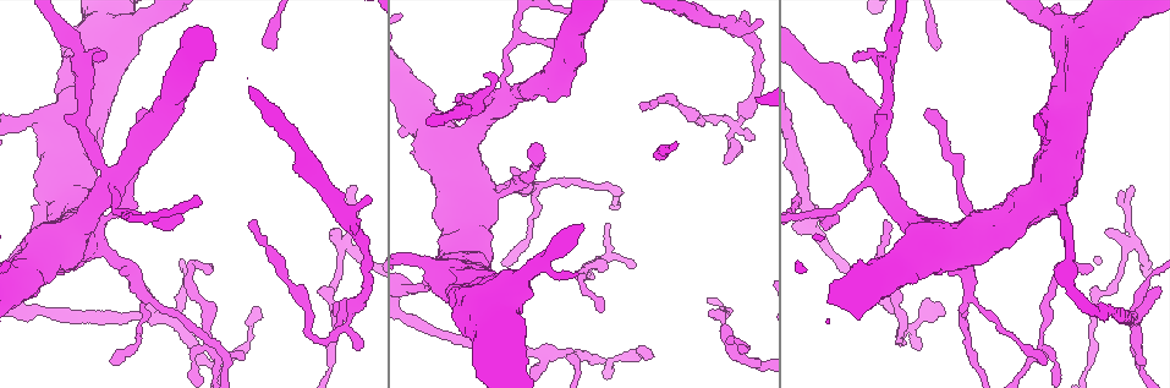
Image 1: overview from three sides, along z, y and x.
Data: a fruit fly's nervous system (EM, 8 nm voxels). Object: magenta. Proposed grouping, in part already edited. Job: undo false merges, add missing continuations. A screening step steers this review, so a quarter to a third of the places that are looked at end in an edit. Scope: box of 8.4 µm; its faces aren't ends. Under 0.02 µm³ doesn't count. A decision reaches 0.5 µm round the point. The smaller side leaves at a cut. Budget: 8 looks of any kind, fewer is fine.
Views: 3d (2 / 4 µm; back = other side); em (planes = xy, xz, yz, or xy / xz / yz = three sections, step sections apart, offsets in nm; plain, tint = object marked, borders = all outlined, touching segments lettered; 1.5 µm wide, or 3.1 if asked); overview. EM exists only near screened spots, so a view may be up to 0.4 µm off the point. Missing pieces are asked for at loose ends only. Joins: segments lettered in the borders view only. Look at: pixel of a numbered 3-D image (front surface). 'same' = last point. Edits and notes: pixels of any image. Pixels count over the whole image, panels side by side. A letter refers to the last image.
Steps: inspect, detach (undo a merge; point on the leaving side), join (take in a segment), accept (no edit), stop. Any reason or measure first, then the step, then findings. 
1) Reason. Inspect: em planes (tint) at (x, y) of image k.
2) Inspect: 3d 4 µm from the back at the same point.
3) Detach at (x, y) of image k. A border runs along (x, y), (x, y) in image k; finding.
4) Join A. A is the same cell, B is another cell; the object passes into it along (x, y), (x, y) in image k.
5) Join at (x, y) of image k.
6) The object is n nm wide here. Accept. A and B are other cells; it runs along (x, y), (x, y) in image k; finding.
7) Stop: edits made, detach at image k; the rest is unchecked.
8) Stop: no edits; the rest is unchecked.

Branch stops here. Inspect: 3d 4 µm from the back at (601, 311) of image 1.

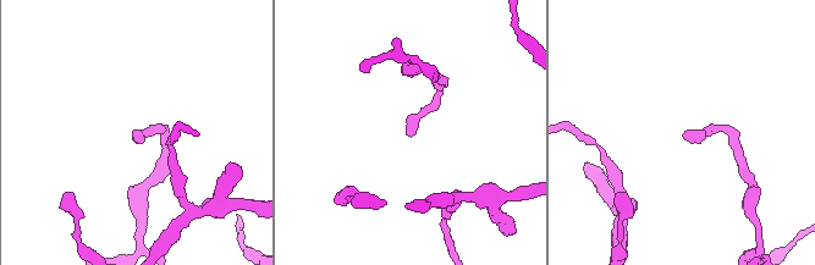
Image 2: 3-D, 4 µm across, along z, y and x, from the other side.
Now the EM. Inspect: em xy step 8 (tint) at (685, 136) of image 2.

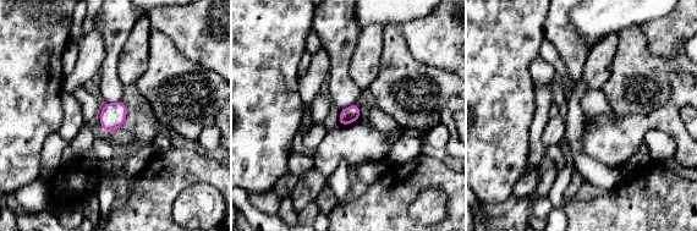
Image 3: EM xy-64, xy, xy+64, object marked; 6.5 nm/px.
Another direction. Inspect: em planes (borders) at the same point.

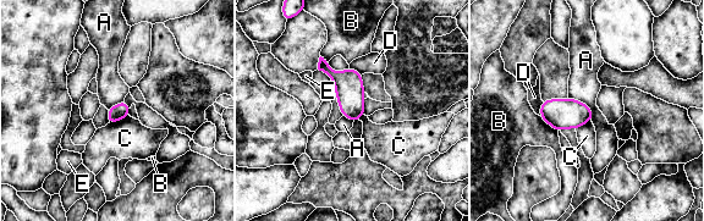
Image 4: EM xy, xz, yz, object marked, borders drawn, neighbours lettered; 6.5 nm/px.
Accept. A, B, C, D and E are other cells; a border runs along (128, 115), (109, 123) in image 4; none of them fits.

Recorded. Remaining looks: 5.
Narrows sharply. Inspect: 3d 2 µm at (333, 289) of image 1.

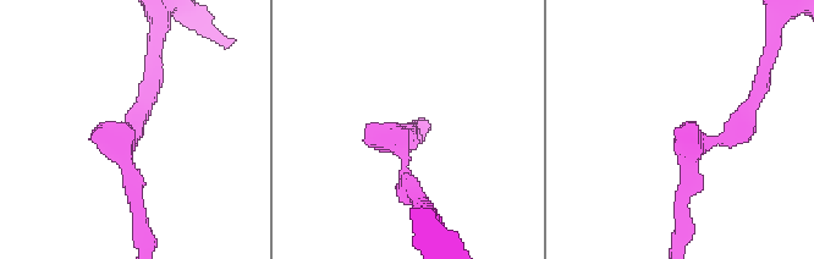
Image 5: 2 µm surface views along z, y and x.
Shape alone is not enough. Inspect: em planes (tint) at (131, 134) of image 5.

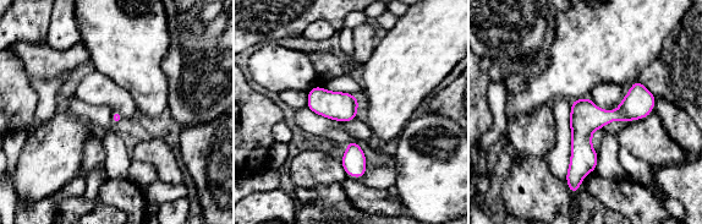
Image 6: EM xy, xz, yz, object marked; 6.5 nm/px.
Inspect: em planes (borders) at the same point.

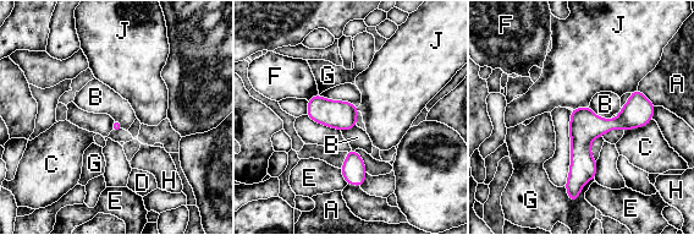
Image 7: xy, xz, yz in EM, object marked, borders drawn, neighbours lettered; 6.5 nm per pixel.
The object is 80 nm wide here; the longest contact is with G, 240 nm. Accept. A, B, C, D, E, F, G, H and J are other cells; continuous, no second neuron.

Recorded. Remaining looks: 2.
End of a long branch. Inspect: em planes (borders) at (927, 109) of image 1.

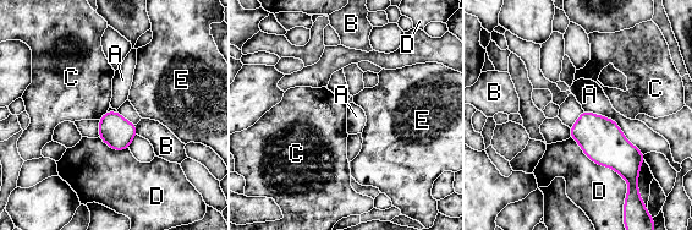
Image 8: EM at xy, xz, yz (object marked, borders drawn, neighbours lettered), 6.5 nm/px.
The longest contact is with D, 500 nm. Accept. A, B, C, D and E are other cells; a border runs along (583, 109), (610, 118), (643, 154) in image 8; none of them fits.

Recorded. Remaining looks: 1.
Stop: no edits; the rest is unchecked.

